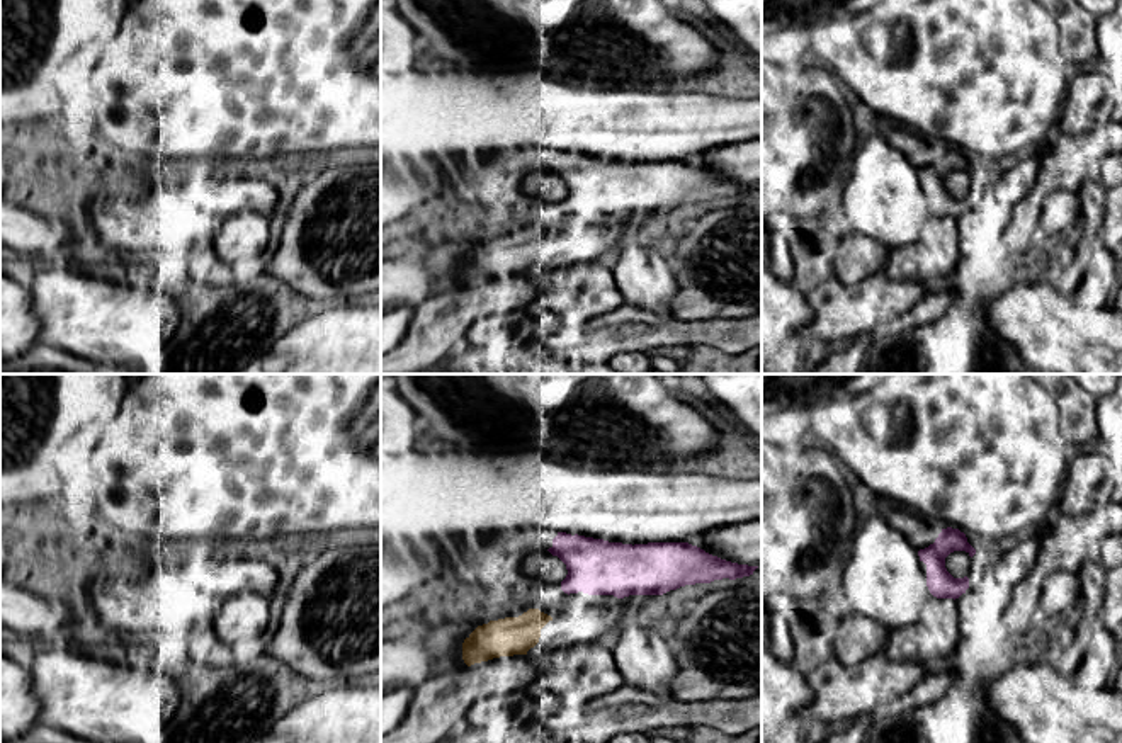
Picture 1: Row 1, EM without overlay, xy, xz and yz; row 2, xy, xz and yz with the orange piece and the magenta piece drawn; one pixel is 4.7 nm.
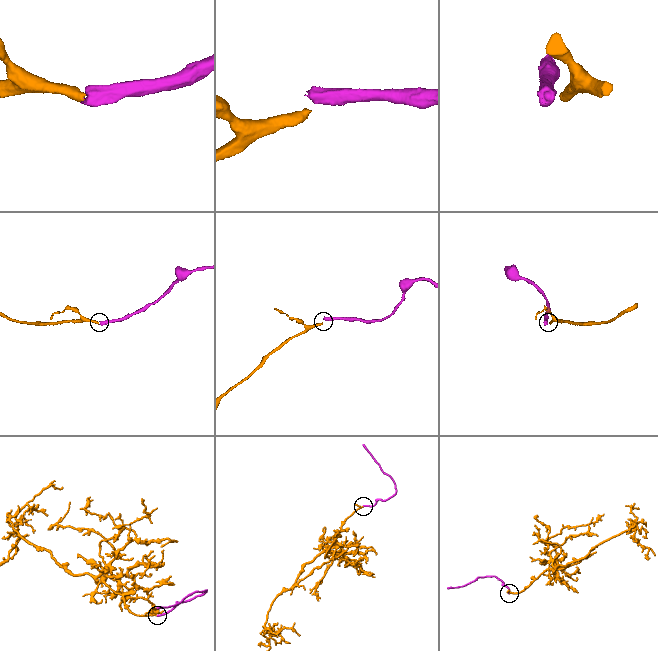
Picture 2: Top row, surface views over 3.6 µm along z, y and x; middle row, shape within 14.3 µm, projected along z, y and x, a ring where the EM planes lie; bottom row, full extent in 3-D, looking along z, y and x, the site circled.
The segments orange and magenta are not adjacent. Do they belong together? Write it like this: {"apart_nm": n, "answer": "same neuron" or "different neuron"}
{"apart_nm": 130, "answer": "different neuron"}

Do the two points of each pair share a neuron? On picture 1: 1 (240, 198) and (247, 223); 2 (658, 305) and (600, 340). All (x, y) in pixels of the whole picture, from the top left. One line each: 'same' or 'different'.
1: different
2: different

